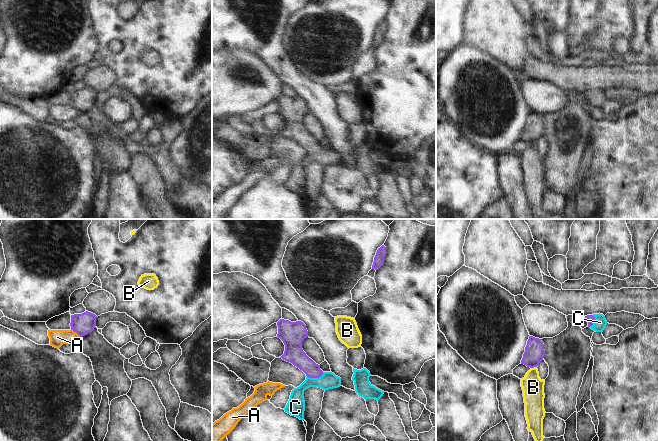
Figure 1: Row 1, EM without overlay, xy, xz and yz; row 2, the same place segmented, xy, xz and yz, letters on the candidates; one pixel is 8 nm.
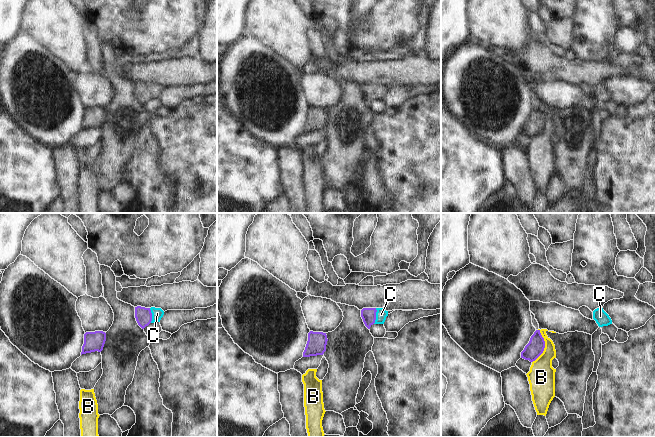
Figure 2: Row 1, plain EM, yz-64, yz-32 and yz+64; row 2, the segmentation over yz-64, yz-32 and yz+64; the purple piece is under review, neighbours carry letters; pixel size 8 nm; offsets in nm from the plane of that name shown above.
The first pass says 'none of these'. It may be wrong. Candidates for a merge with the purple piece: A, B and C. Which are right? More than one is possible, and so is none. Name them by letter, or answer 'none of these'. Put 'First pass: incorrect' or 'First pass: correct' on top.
First pass: incorrect
C

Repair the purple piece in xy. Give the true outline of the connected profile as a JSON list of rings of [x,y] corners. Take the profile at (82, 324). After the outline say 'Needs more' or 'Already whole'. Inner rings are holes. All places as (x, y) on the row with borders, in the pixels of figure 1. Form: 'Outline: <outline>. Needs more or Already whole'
Outline: [[[91,312],[71,315],[71,330],[76,332],[80,337],[92,332],[96,326],[97,316]]]. Already whole

